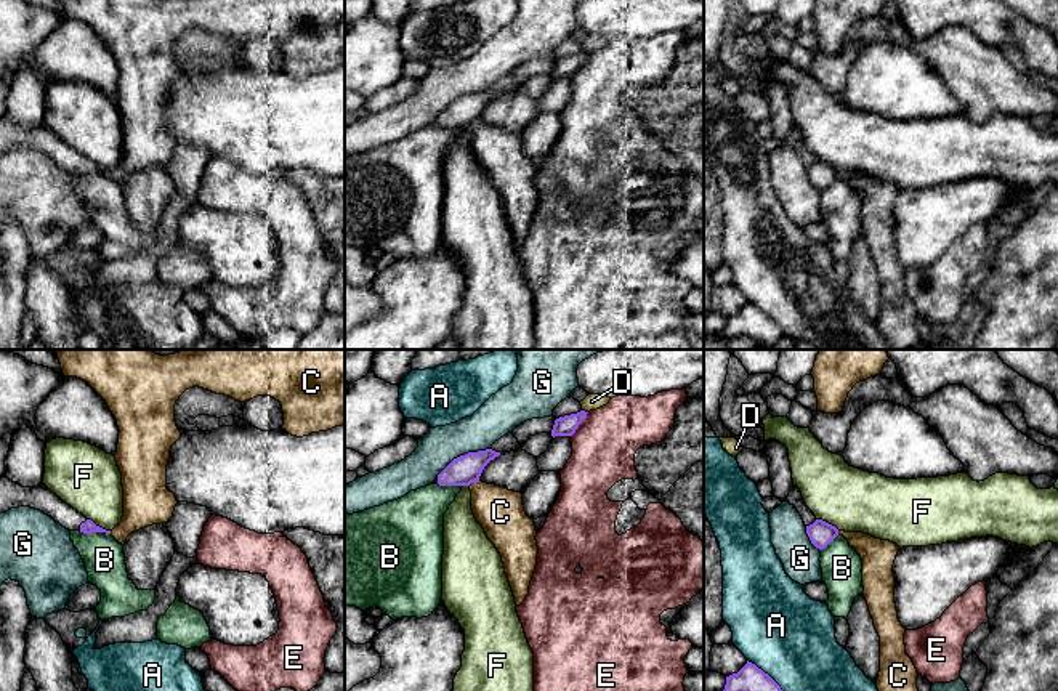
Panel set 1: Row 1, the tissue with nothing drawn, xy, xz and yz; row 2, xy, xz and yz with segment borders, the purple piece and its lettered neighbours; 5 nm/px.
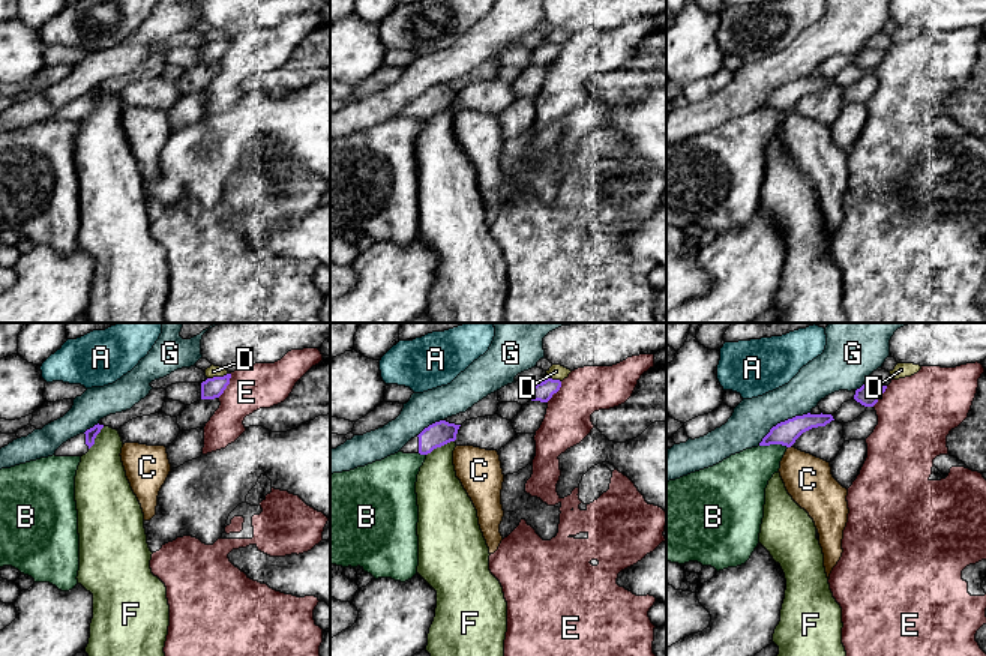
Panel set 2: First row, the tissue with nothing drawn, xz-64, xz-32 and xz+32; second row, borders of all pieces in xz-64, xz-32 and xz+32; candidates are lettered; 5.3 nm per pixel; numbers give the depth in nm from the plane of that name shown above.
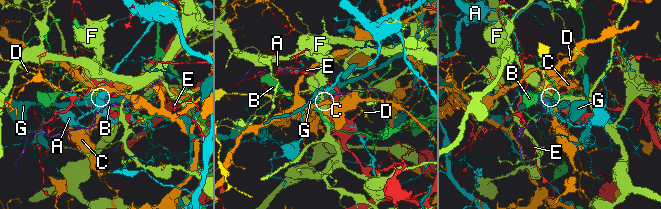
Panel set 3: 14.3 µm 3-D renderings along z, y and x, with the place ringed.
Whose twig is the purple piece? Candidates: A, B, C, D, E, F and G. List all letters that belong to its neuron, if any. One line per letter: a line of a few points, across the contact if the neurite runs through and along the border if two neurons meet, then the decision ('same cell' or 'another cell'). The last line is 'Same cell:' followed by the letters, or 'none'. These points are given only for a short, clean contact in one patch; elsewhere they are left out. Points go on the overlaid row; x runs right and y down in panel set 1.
A: another cell
B: another cell
C: another cell
D: xz (582, 409), (587, 412) | another cell
E: another cell
F: xy (87, 518), (109, 531) | another cell
G: another cell
Same cell: none

